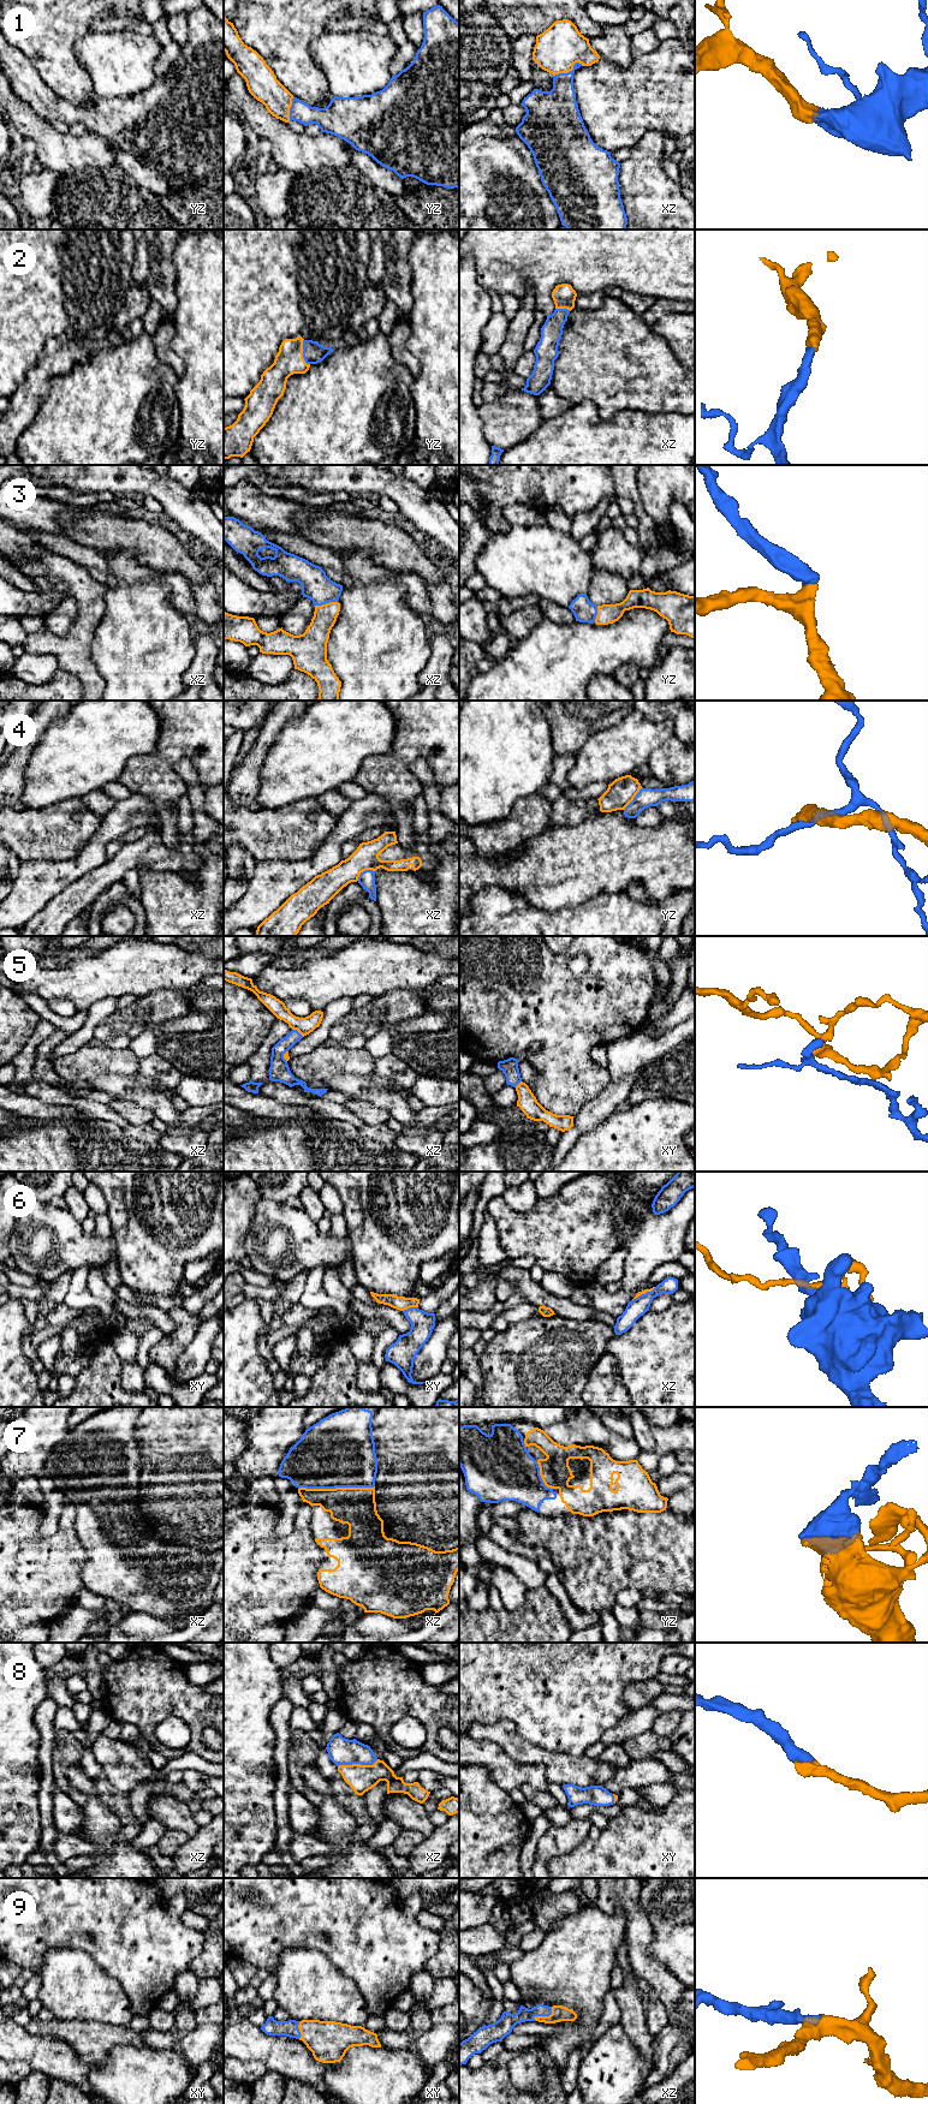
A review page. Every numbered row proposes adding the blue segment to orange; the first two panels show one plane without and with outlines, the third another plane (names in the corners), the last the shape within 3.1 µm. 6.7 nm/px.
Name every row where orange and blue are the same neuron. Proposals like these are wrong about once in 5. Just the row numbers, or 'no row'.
1, 2, 3, 7, 8, 9

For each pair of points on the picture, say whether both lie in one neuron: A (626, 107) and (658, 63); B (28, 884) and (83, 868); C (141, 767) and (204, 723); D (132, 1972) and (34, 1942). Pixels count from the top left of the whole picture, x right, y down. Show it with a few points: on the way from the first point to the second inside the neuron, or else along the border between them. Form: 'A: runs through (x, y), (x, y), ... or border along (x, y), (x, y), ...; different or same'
A: runs through (638, 99), (653, 85), (658, 75); same
B: runs through (41, 881), (70, 870); same
C: runs through (156, 756), (167, 750), (189, 728); same
D: runs through (107, 1947), (90, 1944), (82, 1936), (58, 1936); same

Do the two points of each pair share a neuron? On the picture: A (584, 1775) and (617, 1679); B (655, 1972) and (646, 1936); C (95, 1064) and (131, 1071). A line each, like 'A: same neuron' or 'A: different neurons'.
A: different neurons
B: same neuron
C: same neuron

